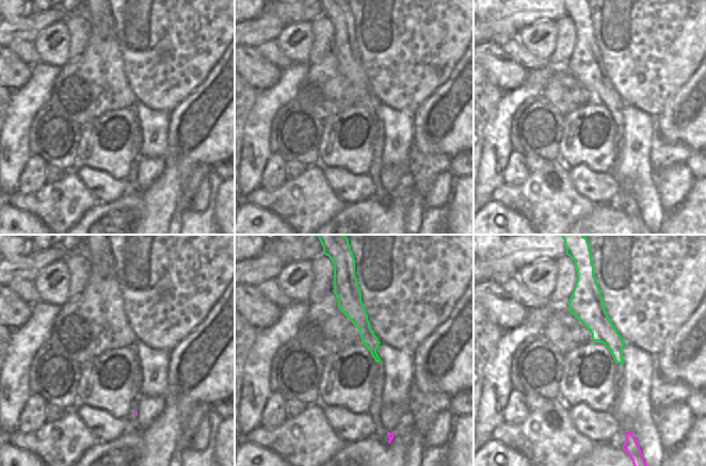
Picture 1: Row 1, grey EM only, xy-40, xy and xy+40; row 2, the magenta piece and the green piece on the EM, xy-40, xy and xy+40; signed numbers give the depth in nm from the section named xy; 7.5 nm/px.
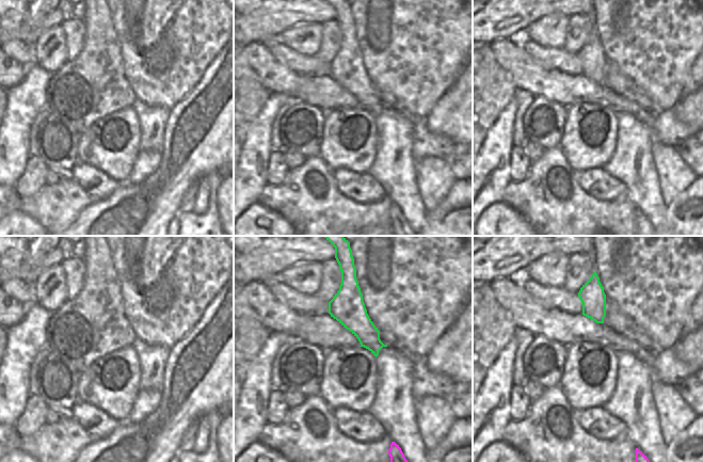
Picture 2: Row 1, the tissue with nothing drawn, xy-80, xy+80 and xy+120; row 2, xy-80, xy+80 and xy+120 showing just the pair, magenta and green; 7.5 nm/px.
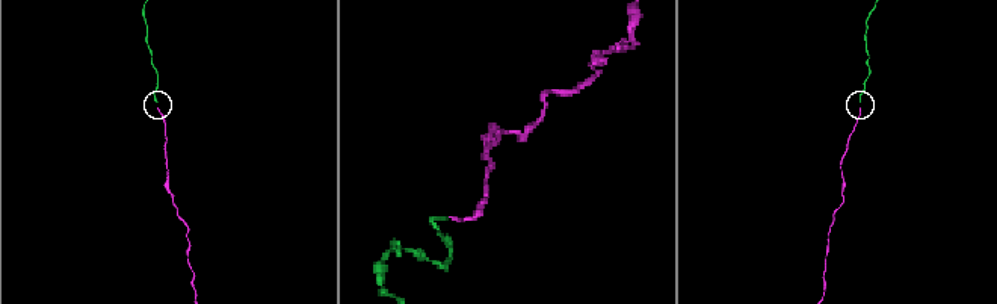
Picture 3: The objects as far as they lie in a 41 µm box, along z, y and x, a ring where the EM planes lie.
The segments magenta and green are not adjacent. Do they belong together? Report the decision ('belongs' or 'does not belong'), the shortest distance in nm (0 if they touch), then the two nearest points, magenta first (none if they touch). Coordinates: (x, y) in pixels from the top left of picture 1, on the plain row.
belongs; 500 nm apart; from magenta across xy+40 (626, 193), (623, 125)

